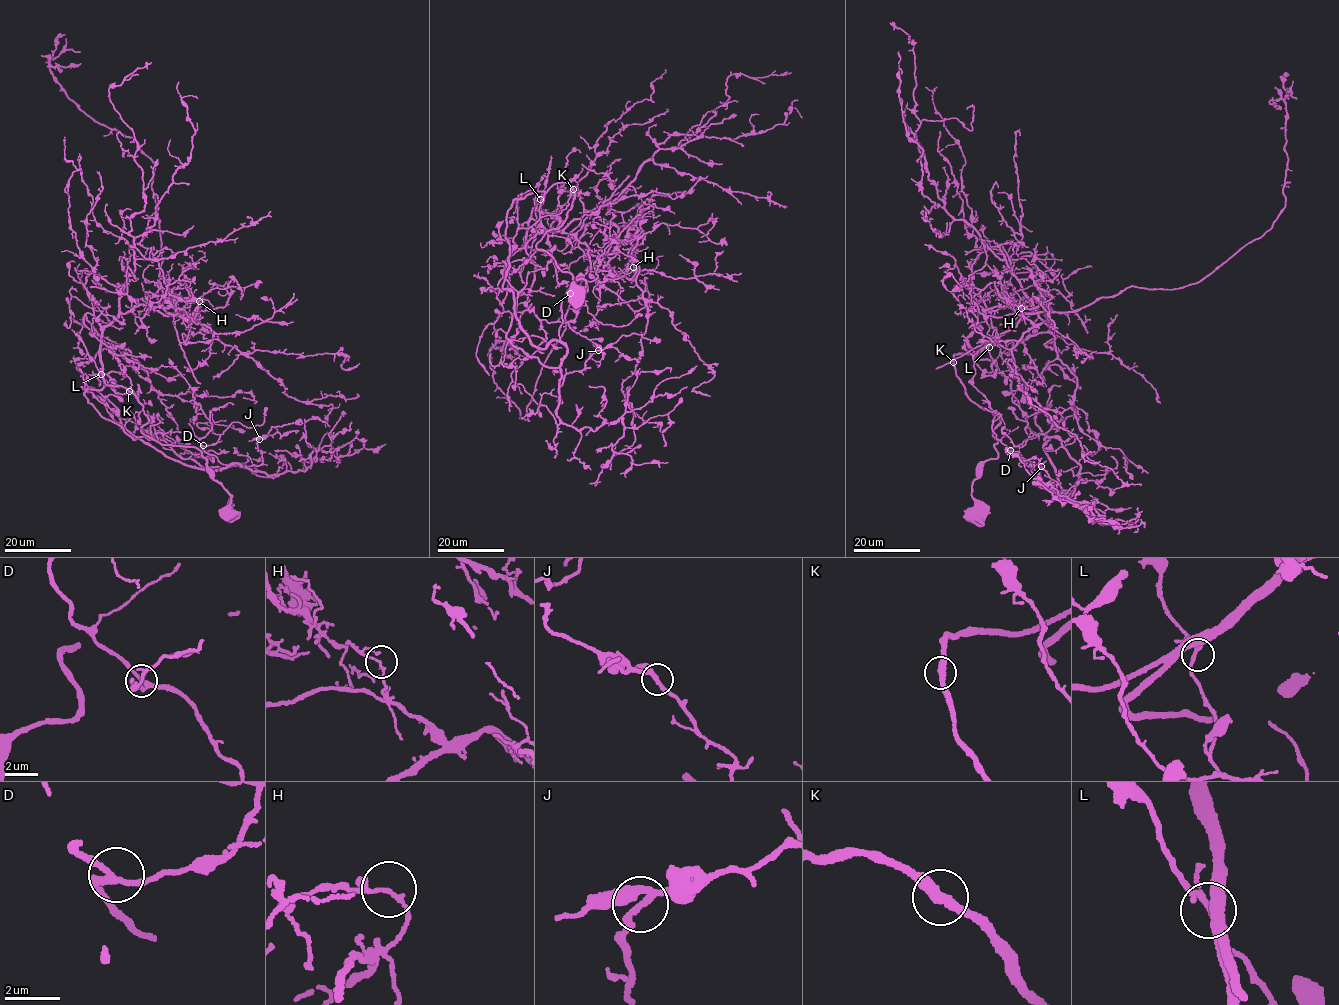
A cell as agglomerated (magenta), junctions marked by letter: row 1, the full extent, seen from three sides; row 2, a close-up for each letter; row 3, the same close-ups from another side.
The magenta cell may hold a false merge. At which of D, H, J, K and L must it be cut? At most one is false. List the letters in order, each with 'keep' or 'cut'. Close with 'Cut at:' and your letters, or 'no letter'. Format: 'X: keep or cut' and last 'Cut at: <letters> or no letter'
D: keep
H: cut
J: keep
K: keep
L: keep
Cut at: H

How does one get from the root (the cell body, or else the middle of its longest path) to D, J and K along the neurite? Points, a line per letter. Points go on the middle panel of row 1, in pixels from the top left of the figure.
D: (576, 294), (586, 281), (536, 245), (575, 199), (558, 181), (513, 200), (503, 287), (542, 348), (570, 293)
J: (576, 294), (536, 245), (575, 199), (558, 181), (508, 212), (506, 335), (559, 368), (558, 390), (599, 350)
K: (576, 294), (586, 290), (586, 281), (578, 277), (572, 284), (572, 275), (536, 245), (565, 220), (573, 189)

